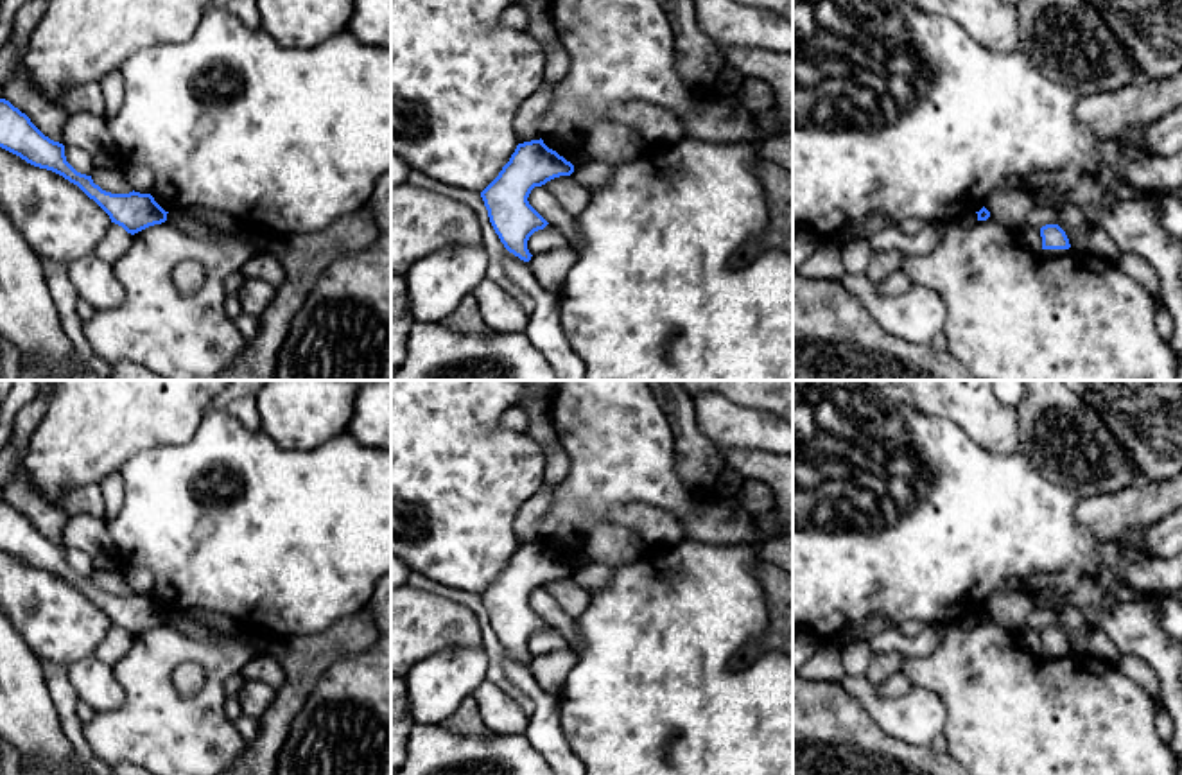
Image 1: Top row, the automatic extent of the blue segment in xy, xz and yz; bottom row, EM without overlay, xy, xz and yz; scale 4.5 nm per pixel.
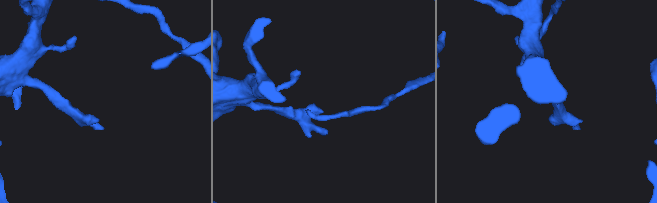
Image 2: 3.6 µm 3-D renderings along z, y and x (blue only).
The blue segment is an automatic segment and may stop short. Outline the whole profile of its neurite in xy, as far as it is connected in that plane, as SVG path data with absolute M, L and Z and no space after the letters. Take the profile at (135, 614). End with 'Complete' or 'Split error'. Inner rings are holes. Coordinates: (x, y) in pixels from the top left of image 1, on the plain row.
M0 501L0 549L27 565L52 572L77 587L127 635L135 637L167 623L167 615L151 596L111 596L93 585L91 578L77 574L65 558L65 547L45 538L30 520Z. Complete

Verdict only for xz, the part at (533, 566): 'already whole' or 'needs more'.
already whole

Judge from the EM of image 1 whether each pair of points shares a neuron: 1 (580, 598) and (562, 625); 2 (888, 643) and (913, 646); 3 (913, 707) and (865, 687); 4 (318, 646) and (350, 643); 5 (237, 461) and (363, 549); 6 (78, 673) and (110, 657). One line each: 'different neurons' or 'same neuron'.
1: different neurons
2: same neuron
3: same neuron
4: same neuron
5: same neuron
6: different neurons

